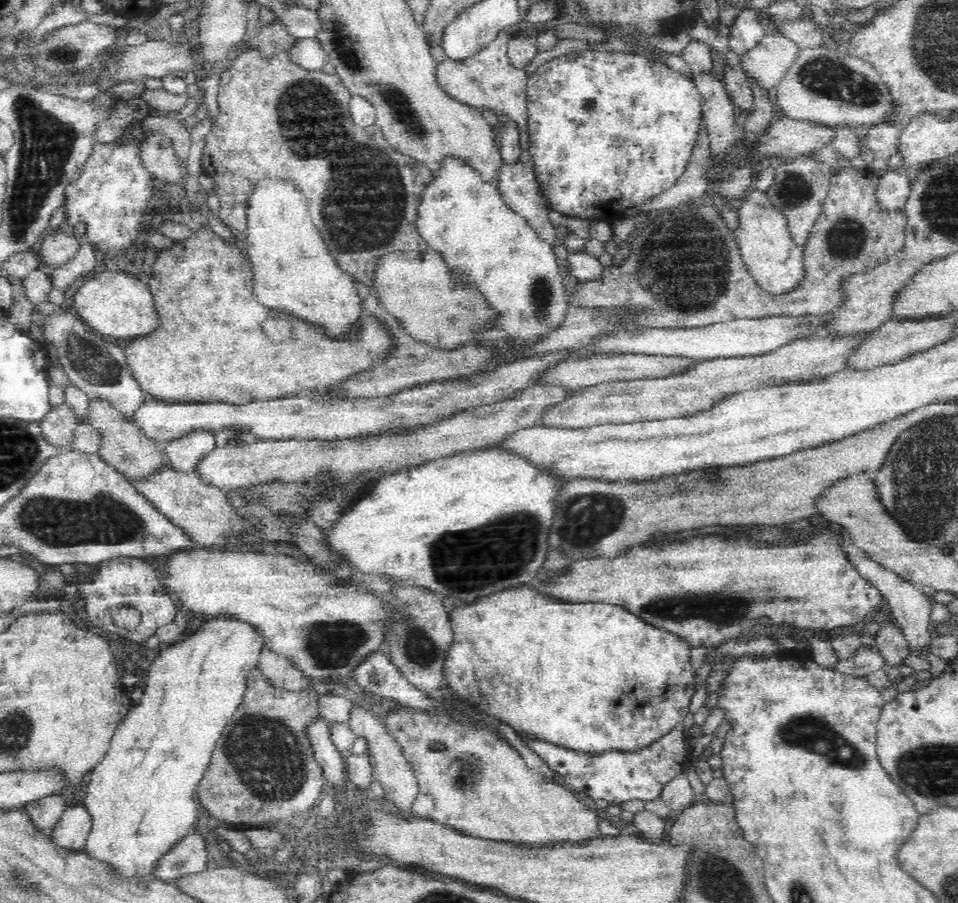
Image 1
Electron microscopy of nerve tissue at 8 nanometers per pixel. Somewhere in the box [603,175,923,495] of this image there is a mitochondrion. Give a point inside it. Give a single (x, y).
(846, 238)

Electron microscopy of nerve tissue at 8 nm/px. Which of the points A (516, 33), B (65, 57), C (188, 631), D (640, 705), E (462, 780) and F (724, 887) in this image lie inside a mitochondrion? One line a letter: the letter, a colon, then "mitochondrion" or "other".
A: other
B: mitochondrion
C: other
D: other
E: other
F: mitochondrion

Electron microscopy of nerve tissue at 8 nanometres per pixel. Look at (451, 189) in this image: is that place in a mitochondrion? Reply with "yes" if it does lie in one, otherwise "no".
no

